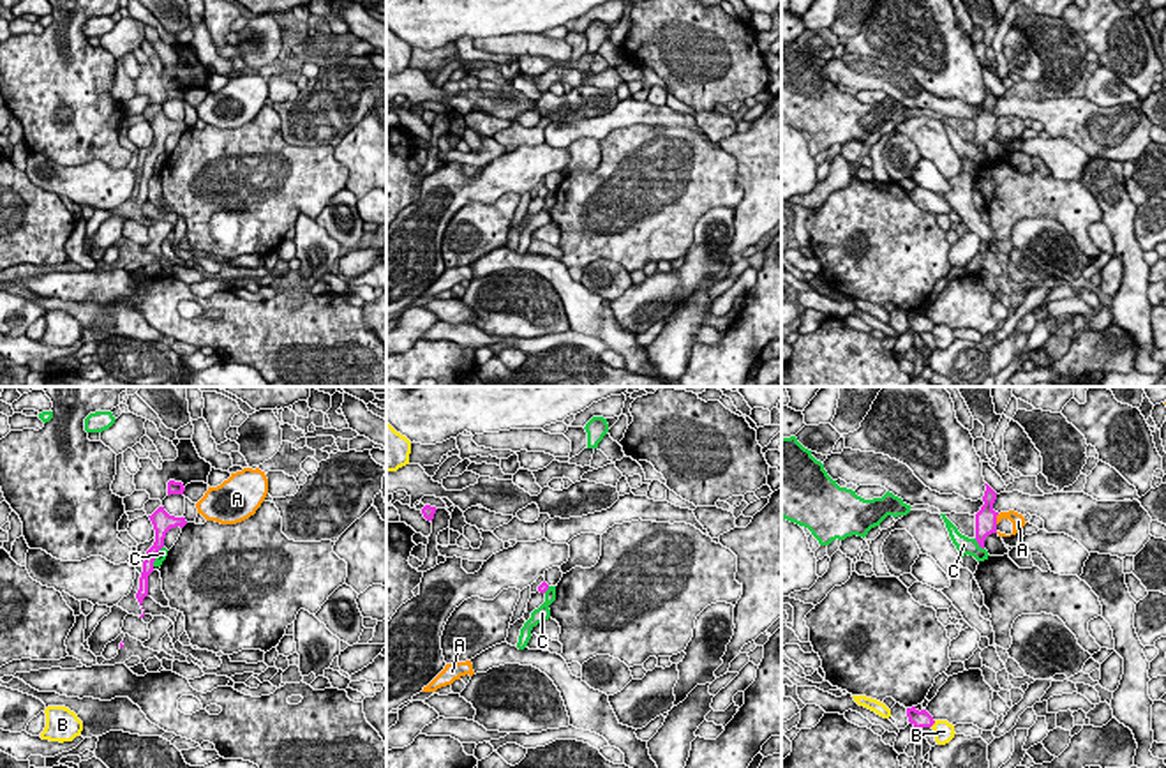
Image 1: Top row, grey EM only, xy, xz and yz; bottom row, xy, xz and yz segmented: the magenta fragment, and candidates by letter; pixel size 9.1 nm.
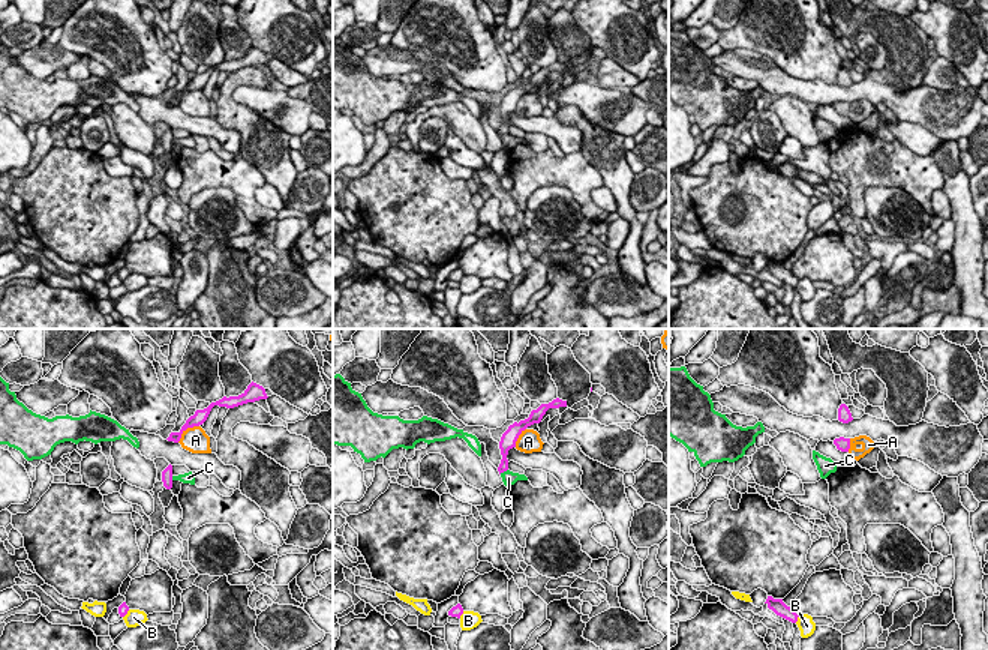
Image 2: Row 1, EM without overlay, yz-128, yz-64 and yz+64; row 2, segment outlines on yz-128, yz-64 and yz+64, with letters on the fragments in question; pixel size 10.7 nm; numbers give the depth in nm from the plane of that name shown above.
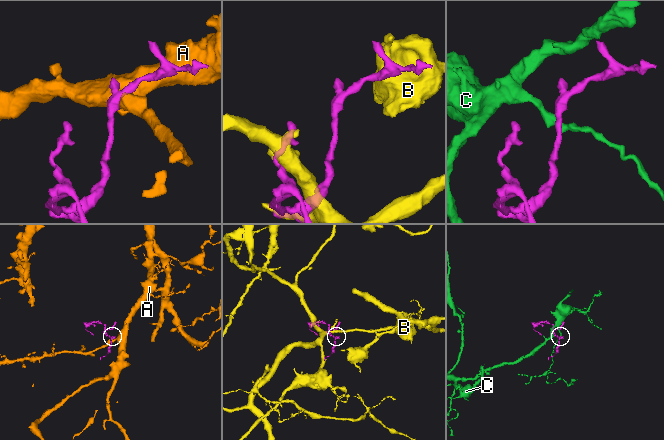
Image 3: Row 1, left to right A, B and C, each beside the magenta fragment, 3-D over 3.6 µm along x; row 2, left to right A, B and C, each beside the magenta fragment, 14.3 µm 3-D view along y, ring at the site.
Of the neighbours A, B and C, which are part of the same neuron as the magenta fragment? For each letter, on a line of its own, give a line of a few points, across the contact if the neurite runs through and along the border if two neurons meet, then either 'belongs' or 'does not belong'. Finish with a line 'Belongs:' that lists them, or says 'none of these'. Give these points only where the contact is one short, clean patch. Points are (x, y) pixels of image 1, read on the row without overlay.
A: does not belong
B: does not belong
C: line yz (974, 143), (983, 154); does not belong
Belongs: none of these

